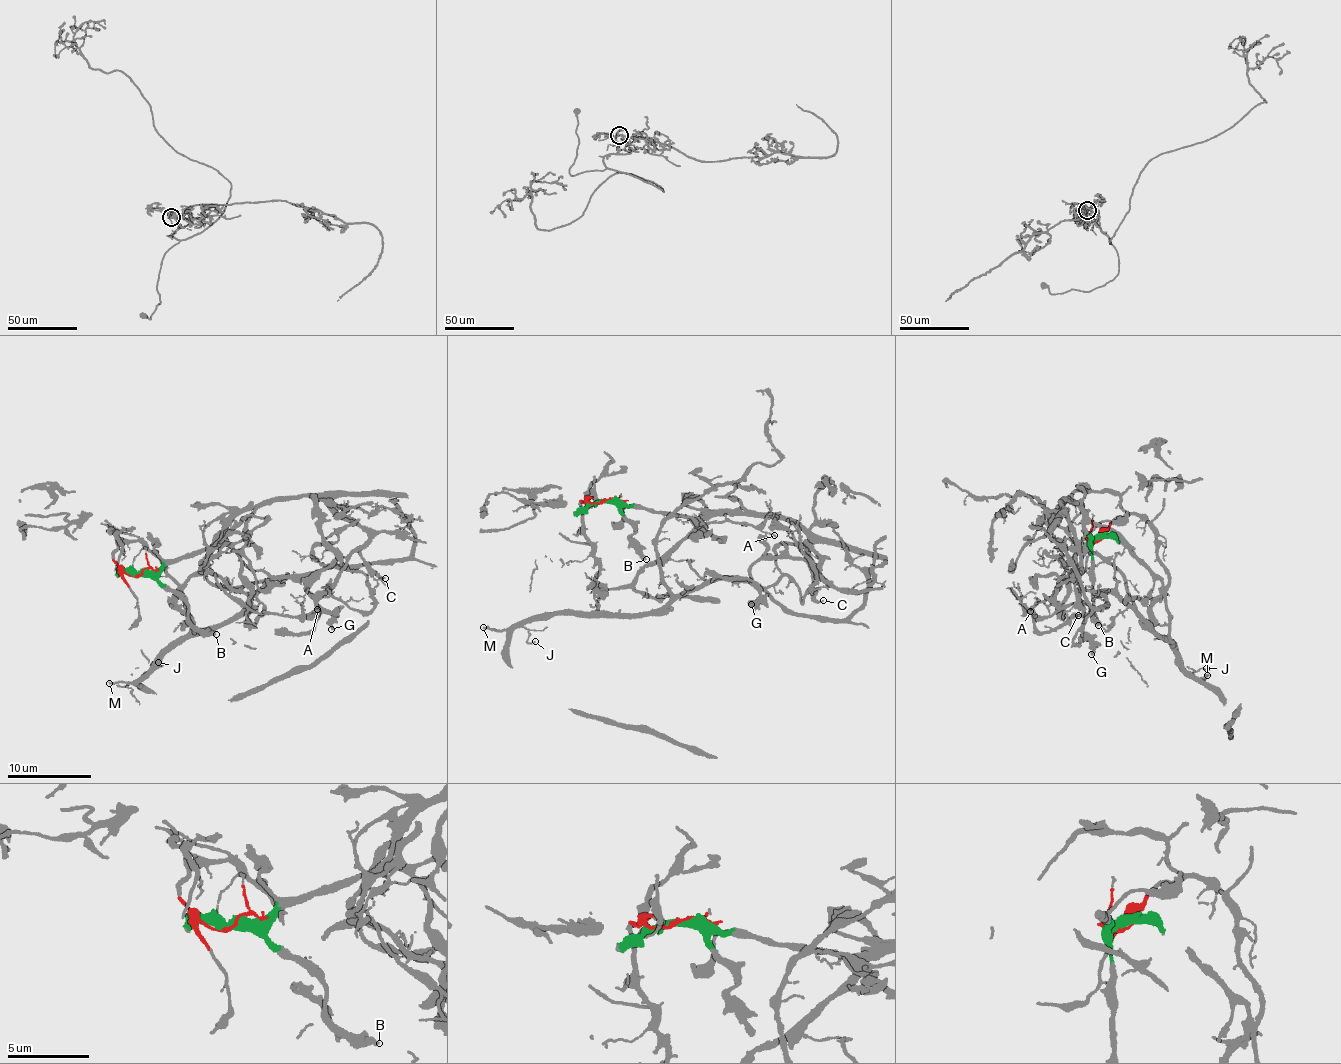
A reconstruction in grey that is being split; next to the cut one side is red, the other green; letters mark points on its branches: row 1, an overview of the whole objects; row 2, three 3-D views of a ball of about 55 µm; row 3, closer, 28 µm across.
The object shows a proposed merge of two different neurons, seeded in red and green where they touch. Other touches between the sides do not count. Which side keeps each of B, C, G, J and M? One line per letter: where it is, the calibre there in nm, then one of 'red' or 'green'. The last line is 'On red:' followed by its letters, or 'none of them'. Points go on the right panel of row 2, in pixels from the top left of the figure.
B: at (1098, 625); 360 nm thick; green
C: at (1078, 615); 200 nm thick; green
G: at (1091, 654); 280 nm thick; green
J: at (1206, 668); 100 nm thick; red
M: at (1207, 675); 160 nm thick; red
On red: J, M

